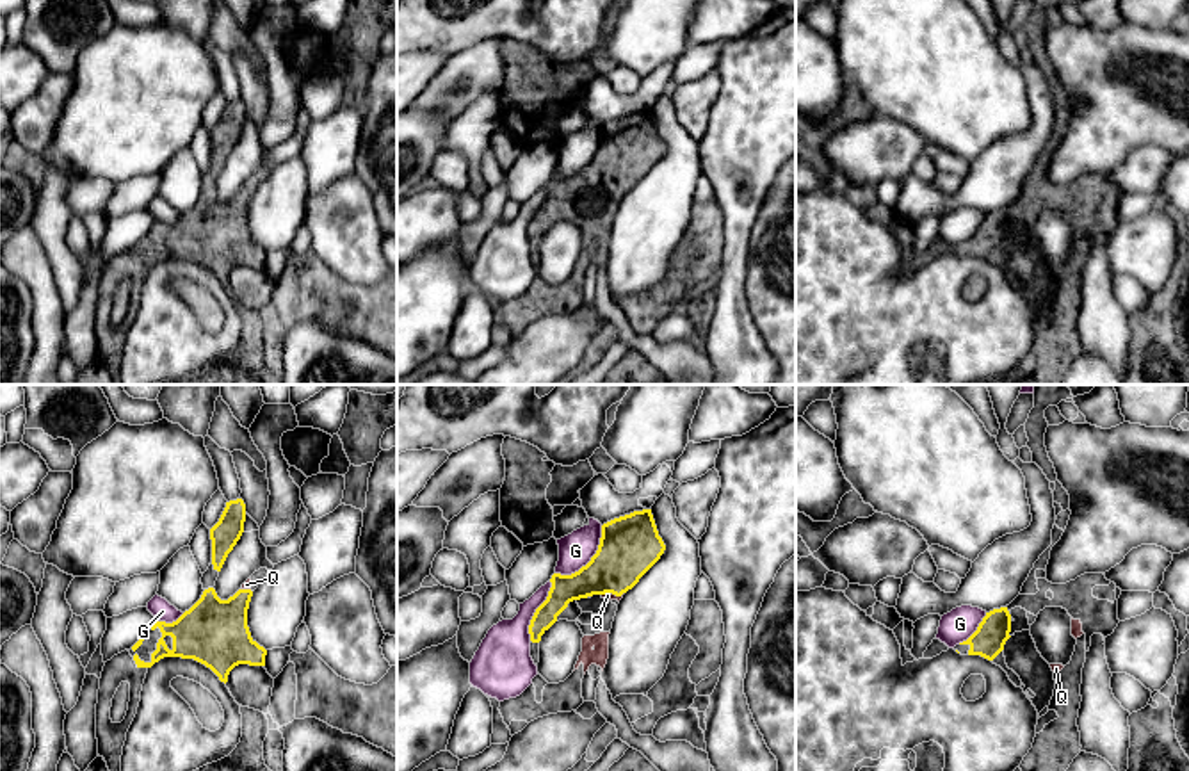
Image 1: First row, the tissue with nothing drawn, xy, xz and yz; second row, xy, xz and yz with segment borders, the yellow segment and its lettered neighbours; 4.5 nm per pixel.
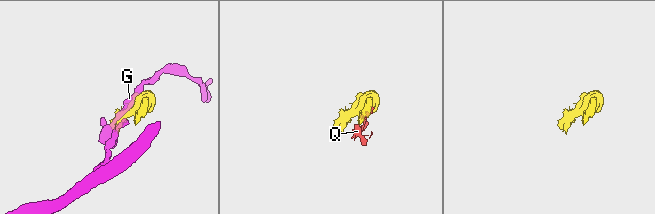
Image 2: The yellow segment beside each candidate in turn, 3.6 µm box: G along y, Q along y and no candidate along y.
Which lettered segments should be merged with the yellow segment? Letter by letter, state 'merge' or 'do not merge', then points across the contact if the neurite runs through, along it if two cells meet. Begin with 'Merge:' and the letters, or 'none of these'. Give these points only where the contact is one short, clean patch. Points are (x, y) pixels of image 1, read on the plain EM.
Merge: Q
G: do not merge
Q: merge

